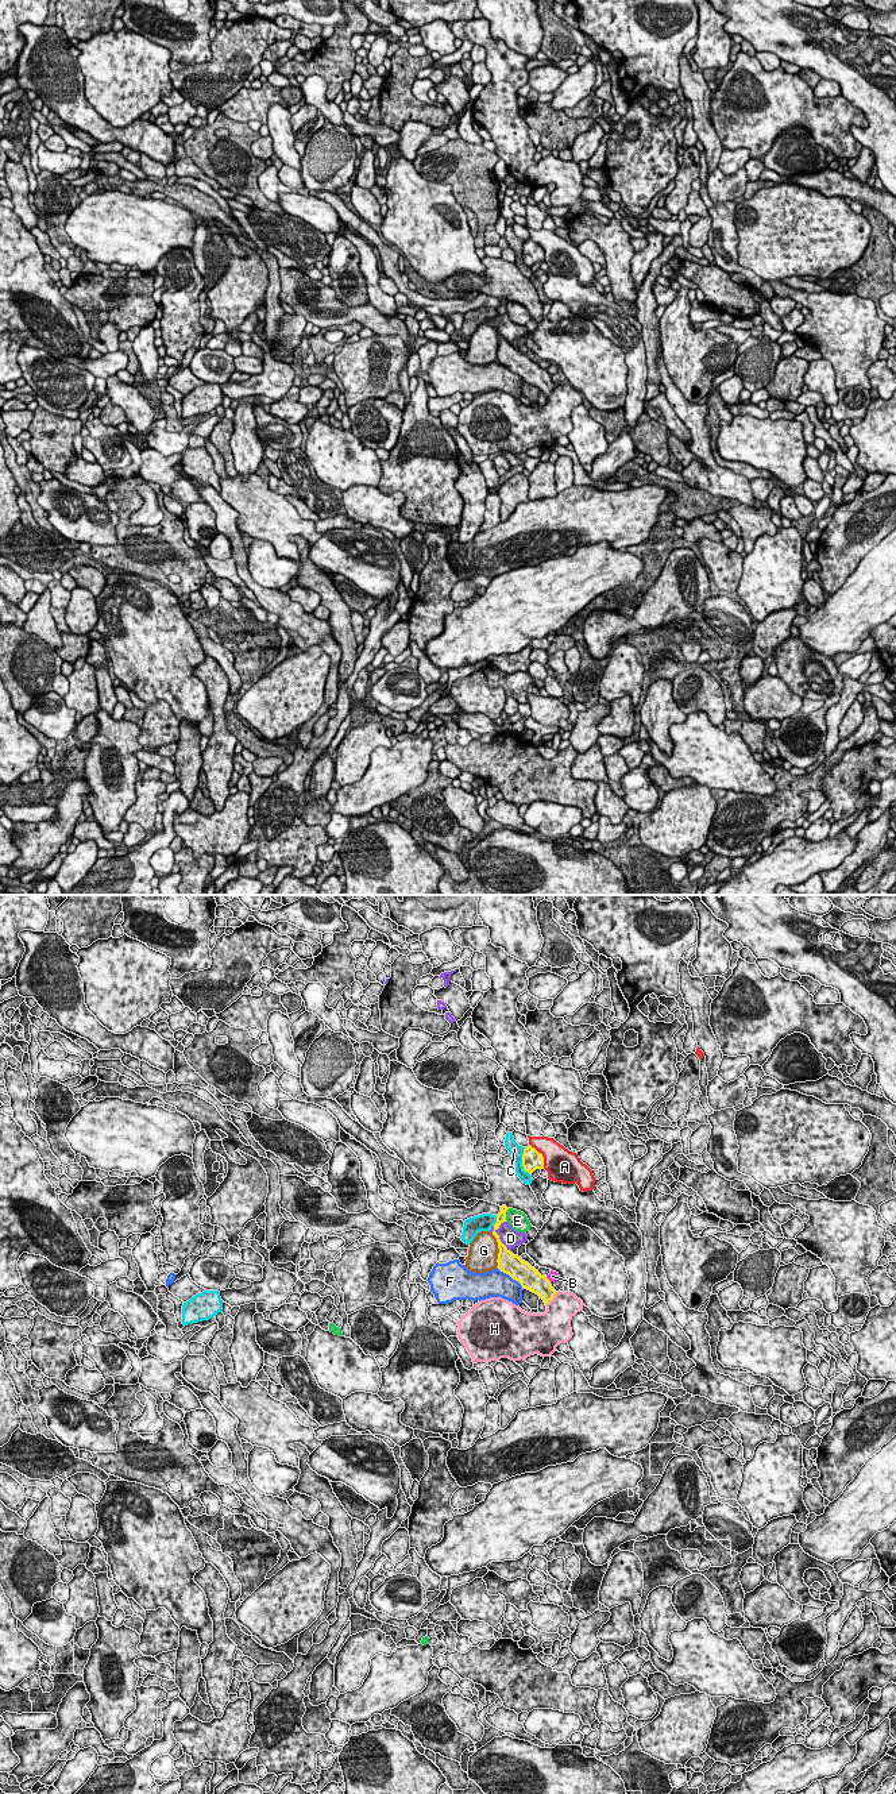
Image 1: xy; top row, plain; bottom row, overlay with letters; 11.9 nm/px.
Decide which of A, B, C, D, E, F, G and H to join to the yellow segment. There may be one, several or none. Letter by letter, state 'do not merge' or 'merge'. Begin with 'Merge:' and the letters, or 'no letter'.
Merge: no letter
A: do not merge
B: do not merge
C: do not merge
D: do not merge
E: do not merge
F: do not merge
G: do not merge
H: do not merge

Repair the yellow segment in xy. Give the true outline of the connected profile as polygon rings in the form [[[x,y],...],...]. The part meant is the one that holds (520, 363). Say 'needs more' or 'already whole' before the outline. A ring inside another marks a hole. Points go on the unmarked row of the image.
already whole | [[[506,298],[501,300],[501,305],[497,308],[497,316],[494,317],[493,328],[498,335],[498,362],[509,367],[513,373],[518,374],[522,381],[538,387],[545,398],[553,391],[556,383],[552,381],[547,369],[541,369],[538,363],[532,360],[528,355],[522,354],[518,348],[514,348],[499,332],[495,325],[499,319],[506,315]]]

